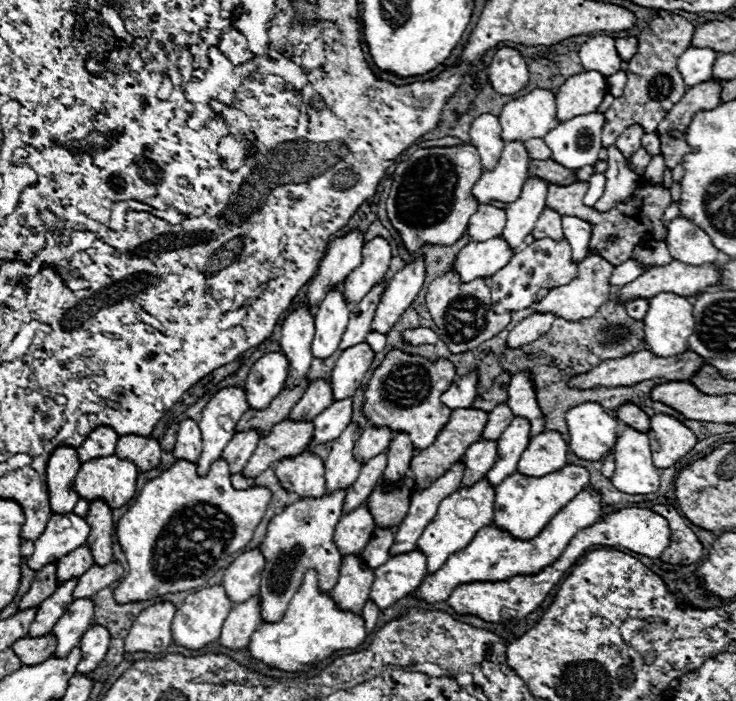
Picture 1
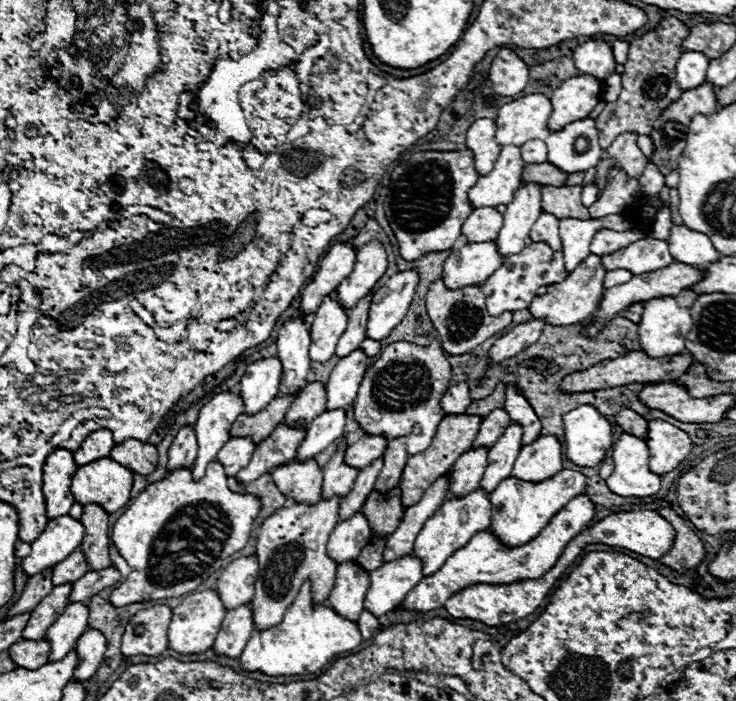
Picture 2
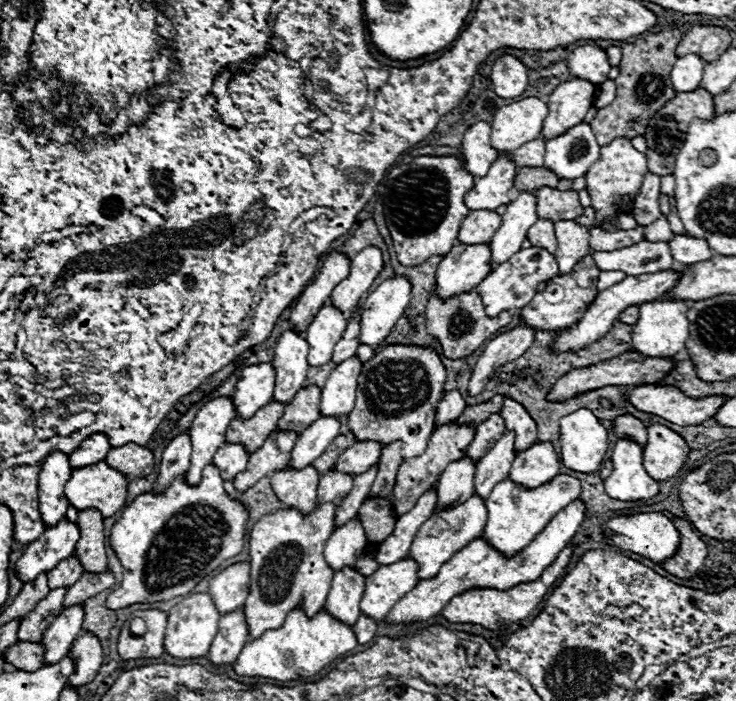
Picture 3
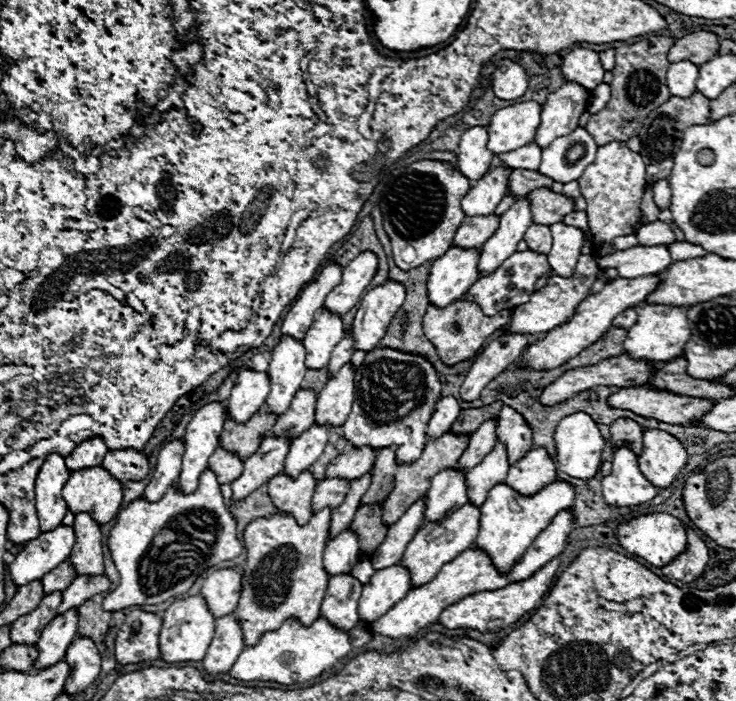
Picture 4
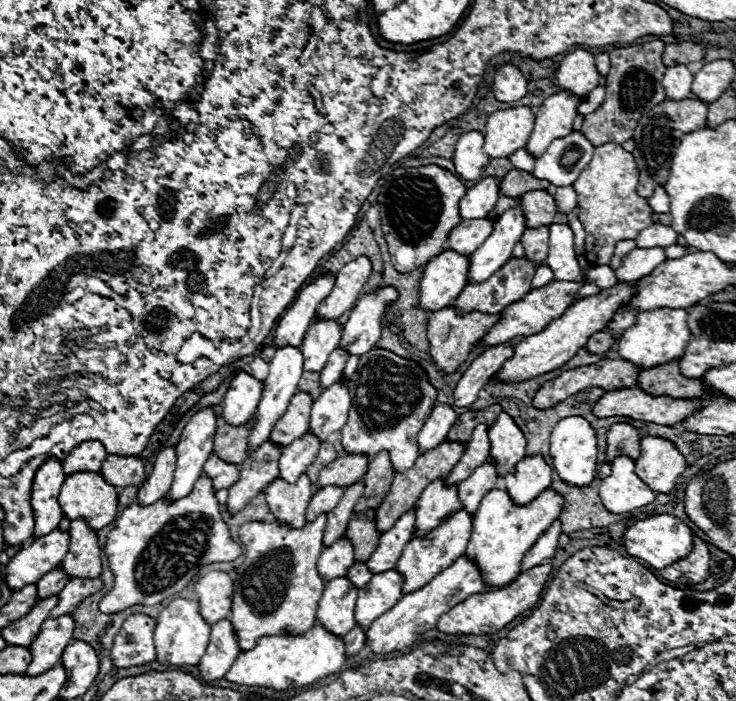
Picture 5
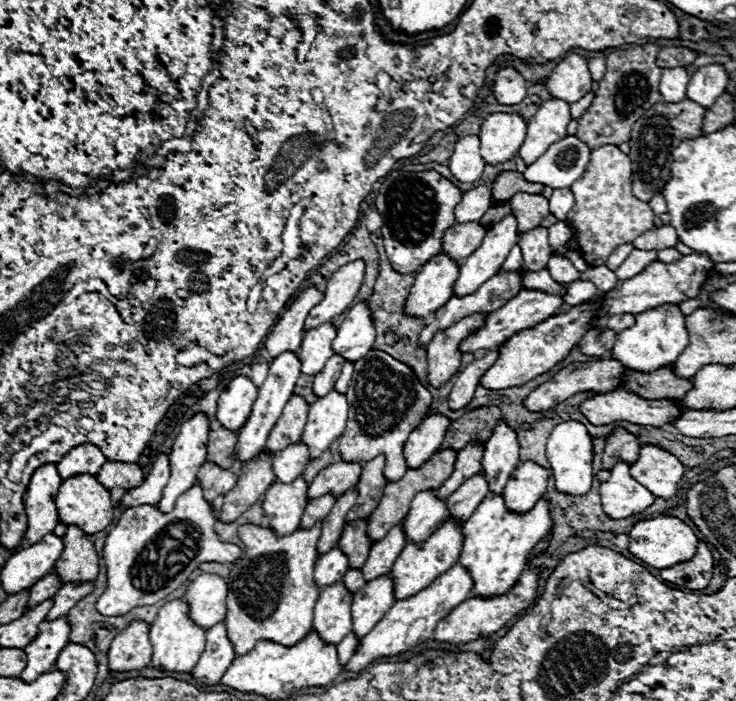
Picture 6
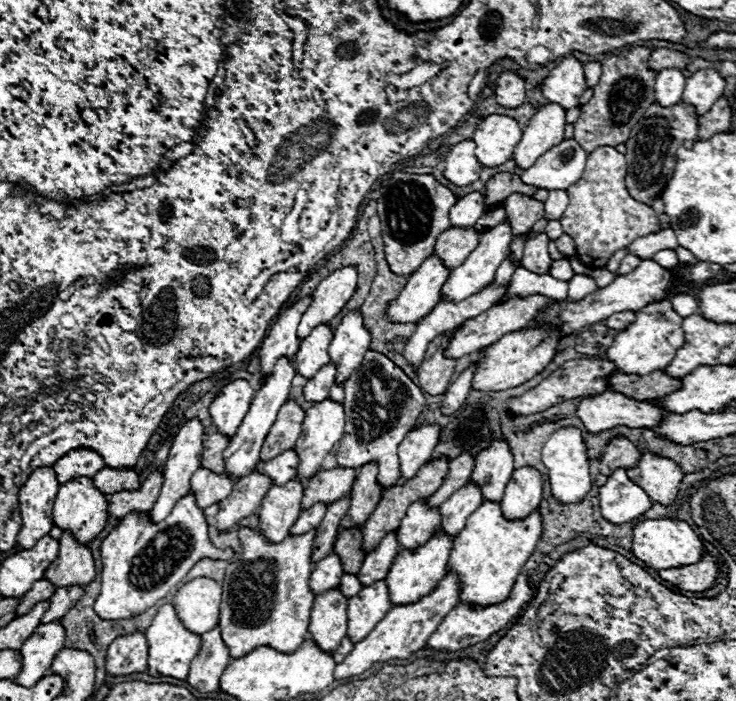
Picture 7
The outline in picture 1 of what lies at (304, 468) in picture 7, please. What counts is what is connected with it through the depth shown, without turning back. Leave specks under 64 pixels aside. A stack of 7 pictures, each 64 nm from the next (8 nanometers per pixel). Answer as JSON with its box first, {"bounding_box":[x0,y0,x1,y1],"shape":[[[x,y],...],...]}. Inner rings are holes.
{"bounding_box":[330,342,374,400],"shape":[[[366,342],[346,348],[340,354],[340,358],[336,360],[336,366],[332,370],[332,376],[330,376],[334,400],[354,396],[354,392],[362,384],[362,376],[370,368],[372,360],[374,360],[374,350]]]}

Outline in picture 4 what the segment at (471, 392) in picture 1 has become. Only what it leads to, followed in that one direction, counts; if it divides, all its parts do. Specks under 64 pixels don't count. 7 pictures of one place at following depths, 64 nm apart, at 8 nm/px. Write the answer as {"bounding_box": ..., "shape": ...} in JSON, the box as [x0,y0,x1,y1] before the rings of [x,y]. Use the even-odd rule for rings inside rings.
{"bounding_box":[426,396,462,440],"shape":[[[454,396],[440,398],[438,404],[436,404],[436,410],[434,410],[432,418],[430,418],[430,426],[428,426],[428,430],[426,430],[428,438],[432,440],[432,438],[440,436],[442,432],[450,430],[450,426],[452,426],[454,420],[458,418],[460,410],[462,410],[462,408],[460,408],[458,398],[454,398]]]}

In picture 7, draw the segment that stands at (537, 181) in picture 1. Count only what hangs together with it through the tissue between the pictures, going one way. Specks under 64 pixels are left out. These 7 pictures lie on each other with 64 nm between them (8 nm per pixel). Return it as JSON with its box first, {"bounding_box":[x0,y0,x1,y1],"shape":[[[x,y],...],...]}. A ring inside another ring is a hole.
{"bounding_box":[442,220,514,300],"shape":[[[504,220],[500,224],[496,224],[494,228],[488,228],[482,232],[478,246],[474,248],[474,252],[470,252],[470,256],[464,260],[464,264],[460,264],[458,268],[452,270],[448,282],[442,288],[442,294],[446,300],[464,300],[466,296],[478,294],[482,286],[490,284],[494,280],[496,268],[502,264],[502,260],[510,254],[510,244],[514,240],[514,234],[510,230],[510,224]]]}

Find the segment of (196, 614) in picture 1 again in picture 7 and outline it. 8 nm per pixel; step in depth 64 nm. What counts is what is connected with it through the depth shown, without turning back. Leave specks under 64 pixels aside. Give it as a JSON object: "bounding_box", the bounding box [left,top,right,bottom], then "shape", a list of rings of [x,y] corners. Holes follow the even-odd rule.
{"bounding_box":[146,604,202,680],"shape":[[[166,604],[158,610],[158,614],[154,616],[152,624],[146,628],[146,640],[148,640],[148,672],[152,676],[160,674],[160,676],[172,676],[178,680],[184,680],[190,672],[190,664],[196,658],[198,650],[200,650],[200,642],[202,636],[190,632],[182,620],[176,614],[174,604]]]}

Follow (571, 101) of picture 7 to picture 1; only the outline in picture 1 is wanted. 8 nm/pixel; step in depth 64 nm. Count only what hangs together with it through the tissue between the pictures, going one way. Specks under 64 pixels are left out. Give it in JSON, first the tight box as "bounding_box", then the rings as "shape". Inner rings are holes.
{"bounding_box":[580,36,620,76],"shape":[[[594,36],[580,46],[580,62],[584,70],[598,70],[610,76],[620,70],[620,58],[616,52],[616,40],[610,36]]]}

